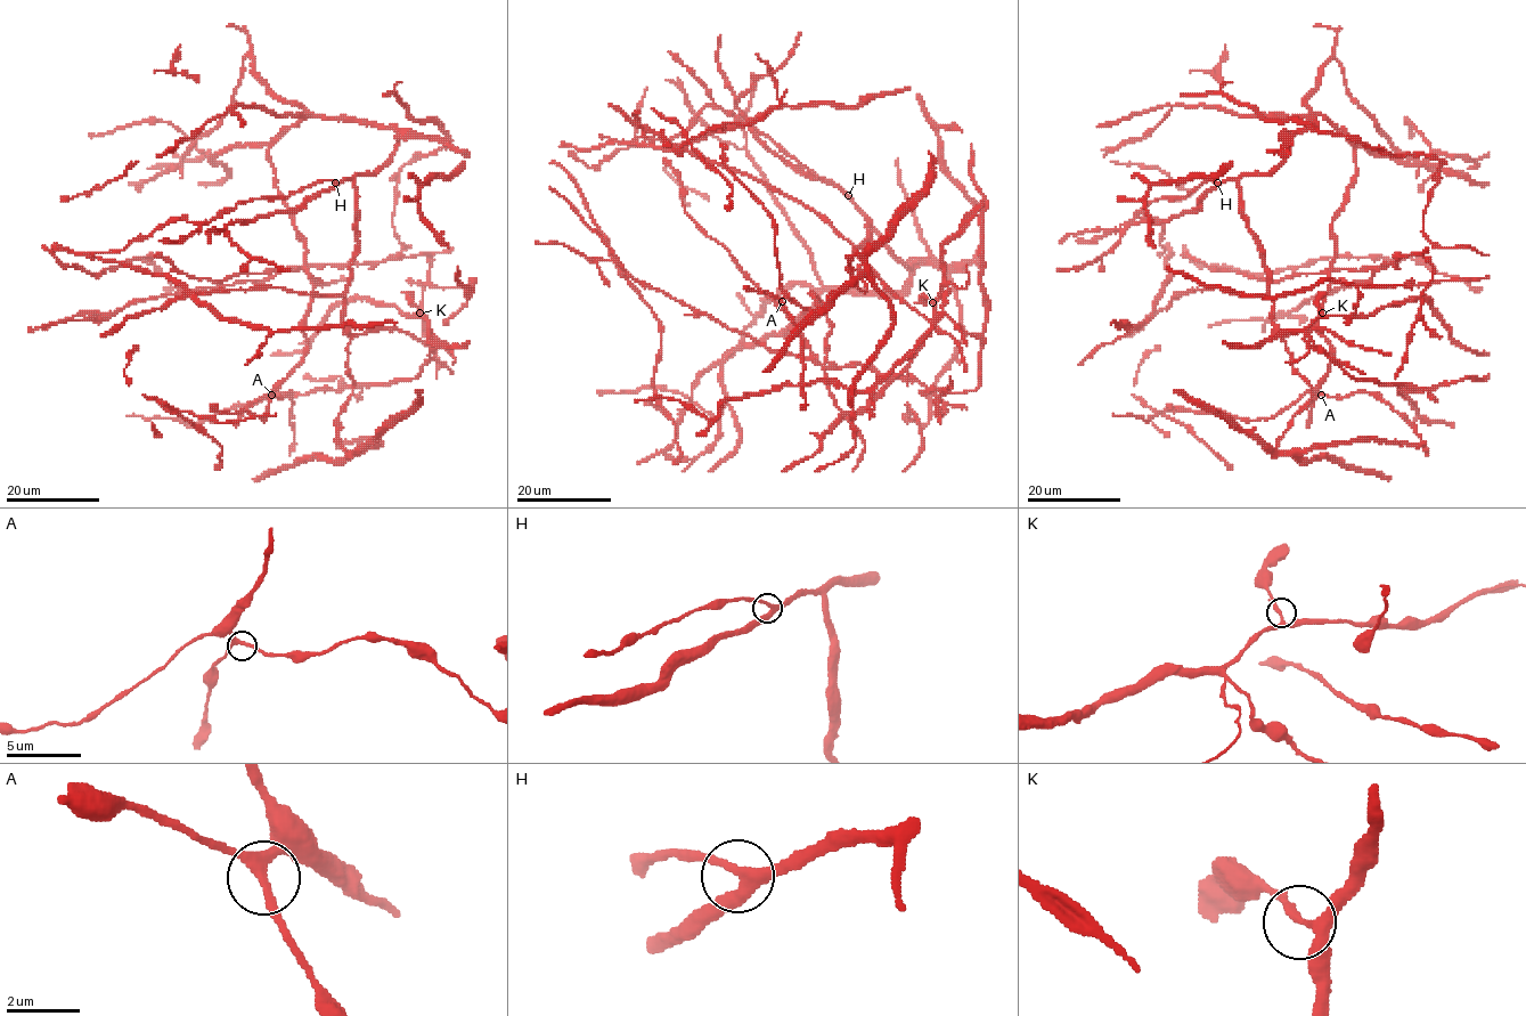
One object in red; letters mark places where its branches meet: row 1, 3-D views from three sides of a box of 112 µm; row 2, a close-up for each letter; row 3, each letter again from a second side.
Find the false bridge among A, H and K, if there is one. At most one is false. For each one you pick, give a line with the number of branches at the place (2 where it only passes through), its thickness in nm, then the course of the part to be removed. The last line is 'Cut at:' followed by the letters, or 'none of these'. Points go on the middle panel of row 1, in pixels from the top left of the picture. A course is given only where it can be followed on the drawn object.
Cut at: none of these

